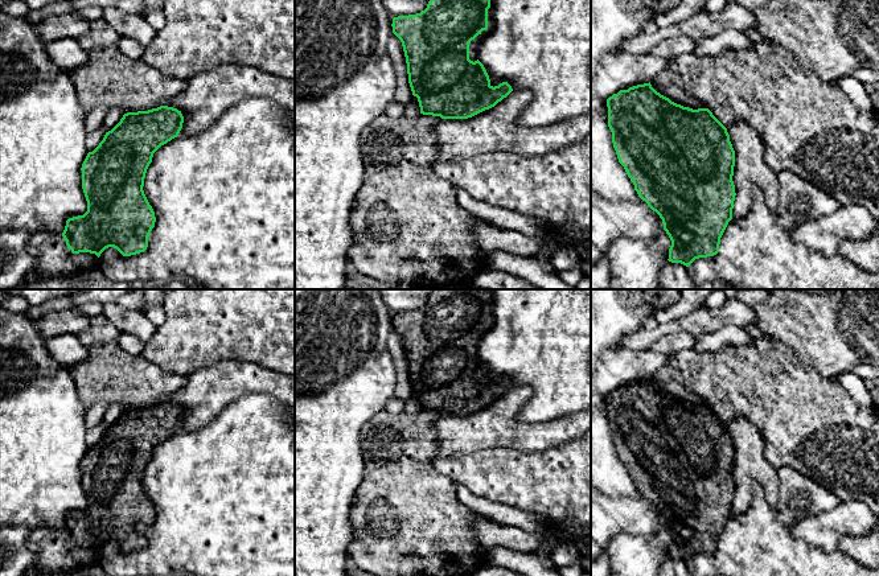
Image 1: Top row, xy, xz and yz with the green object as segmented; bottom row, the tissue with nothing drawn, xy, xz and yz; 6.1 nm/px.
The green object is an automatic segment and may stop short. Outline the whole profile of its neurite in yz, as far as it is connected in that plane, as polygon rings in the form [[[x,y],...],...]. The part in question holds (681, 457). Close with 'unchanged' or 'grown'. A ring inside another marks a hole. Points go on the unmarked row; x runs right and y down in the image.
[[[650,378],[620,386],[607,395],[608,423],[619,458],[624,462],[638,493],[656,507],[671,536],[669,558],[689,563],[695,555],[719,548],[720,534],[732,515],[735,447],[727,424],[708,404],[693,406],[657,388]]]; unchanged

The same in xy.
[[[160,402],[148,407],[127,408],[106,428],[99,441],[87,449],[81,464],[87,507],[69,514],[61,531],[42,526],[32,530],[26,539],[28,550],[36,556],[33,568],[40,576],[75,575],[79,565],[74,551],[79,548],[95,550],[99,554],[108,543],[116,544],[123,552],[147,546],[156,513],[143,486],[145,469],[153,449],[178,432],[182,419],[181,407]]]; grown

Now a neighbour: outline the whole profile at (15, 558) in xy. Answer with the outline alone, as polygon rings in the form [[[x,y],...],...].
[[[0,526],[0,576],[24,576],[36,564],[26,547],[30,532],[25,526]]]

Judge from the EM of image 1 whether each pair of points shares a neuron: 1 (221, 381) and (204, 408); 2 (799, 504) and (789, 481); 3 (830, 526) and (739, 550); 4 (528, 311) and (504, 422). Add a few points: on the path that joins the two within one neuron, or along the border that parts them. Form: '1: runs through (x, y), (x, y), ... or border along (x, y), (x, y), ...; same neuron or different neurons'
1: runs through (214, 387), (204, 398), (204, 402); same neuron
2: runs through (799, 498), (799, 492), (795, 486); same neuron
3: border along (788, 522), (795, 535), (822, 550); different neurons
4: border along (529, 385), (532, 396), (524, 404), (517, 418); different neurons

